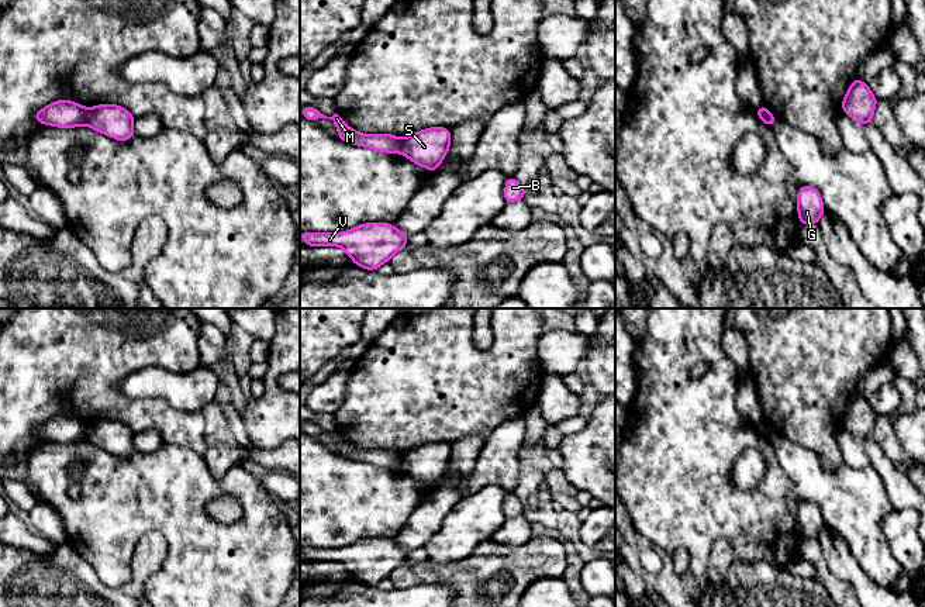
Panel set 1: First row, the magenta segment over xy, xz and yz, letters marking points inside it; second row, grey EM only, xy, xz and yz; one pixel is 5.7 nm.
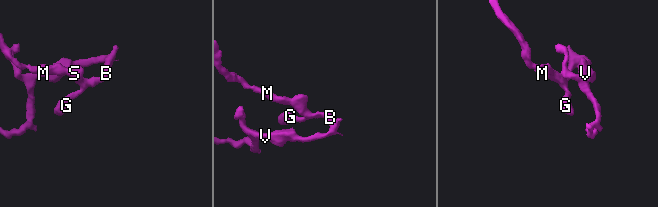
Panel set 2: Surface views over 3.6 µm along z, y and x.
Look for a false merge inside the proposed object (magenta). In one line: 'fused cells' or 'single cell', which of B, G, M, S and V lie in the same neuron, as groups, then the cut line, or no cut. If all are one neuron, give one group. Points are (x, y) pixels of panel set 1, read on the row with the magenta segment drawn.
fused cells | B G S V / M | xy (89, 110), (89, 117), (85, 123)

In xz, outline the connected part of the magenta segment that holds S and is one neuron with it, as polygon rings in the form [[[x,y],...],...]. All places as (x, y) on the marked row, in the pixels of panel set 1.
[[[432,127],[411,134],[403,139],[401,154],[411,162],[425,169],[434,170],[448,155],[451,145],[451,130]]]

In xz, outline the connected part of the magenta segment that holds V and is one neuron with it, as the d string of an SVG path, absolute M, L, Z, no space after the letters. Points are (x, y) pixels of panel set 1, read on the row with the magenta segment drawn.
M389 223L360 224L345 232L300 232L300 237L307 246L341 246L355 265L367 270L376 270L383 263L387 263L397 251L404 249L408 239L407 234Z

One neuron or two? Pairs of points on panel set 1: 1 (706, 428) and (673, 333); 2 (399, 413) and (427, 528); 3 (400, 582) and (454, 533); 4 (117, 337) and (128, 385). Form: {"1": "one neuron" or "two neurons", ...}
{"1": "one neuron", "2": "two neurons", "3": "two neurons", "4": "two neurons"}

